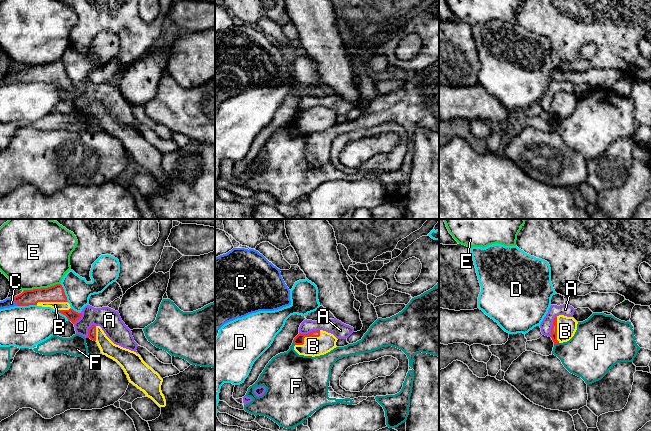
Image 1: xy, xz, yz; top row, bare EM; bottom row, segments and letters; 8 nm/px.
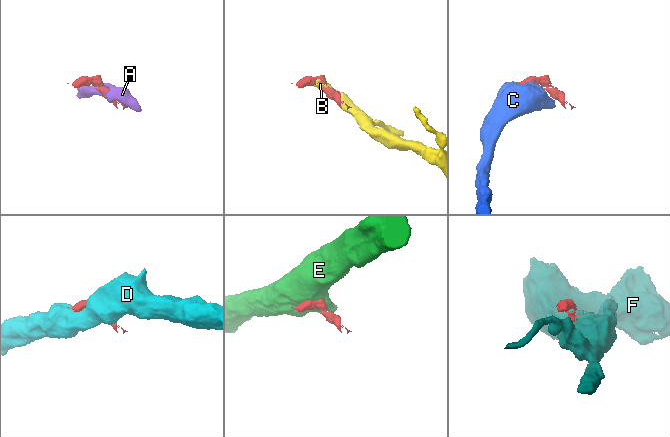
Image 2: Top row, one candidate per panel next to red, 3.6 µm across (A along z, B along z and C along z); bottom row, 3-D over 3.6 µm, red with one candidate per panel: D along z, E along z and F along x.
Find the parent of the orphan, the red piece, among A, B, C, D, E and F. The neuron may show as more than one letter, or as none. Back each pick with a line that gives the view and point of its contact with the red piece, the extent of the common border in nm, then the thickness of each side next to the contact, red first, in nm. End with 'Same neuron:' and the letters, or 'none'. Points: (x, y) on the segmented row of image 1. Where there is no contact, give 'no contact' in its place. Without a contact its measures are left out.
B: xz (307, 336) | 240 nm | 80/160 nm
C: xy (15, 301) | 80 nm | 130/80 nm
Same neuron: B, C

